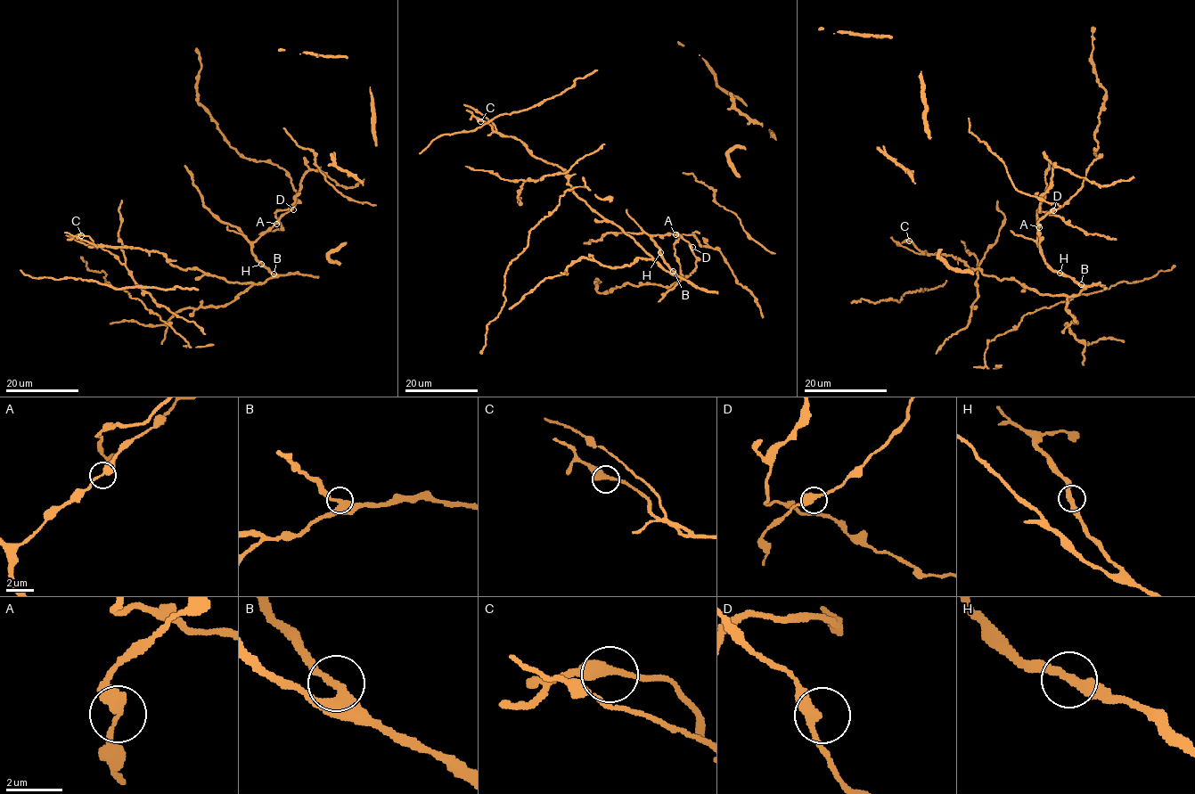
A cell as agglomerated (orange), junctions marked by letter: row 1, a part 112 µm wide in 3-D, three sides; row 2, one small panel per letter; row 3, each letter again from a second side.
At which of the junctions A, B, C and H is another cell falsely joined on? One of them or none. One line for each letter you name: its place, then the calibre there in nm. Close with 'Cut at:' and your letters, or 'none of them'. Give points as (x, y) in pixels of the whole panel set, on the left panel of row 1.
Cut at: none of them

